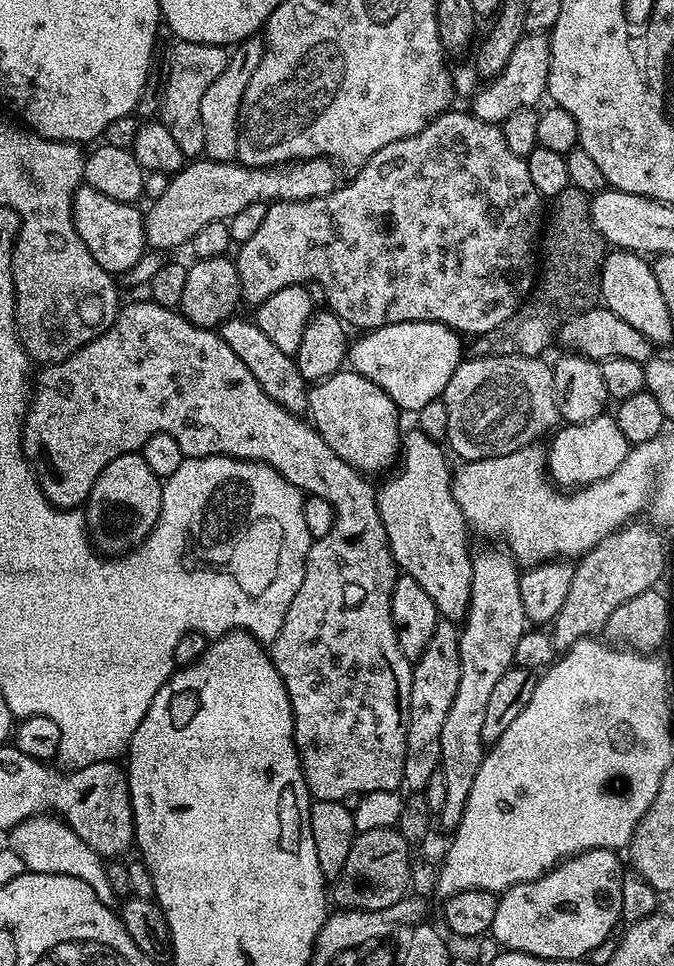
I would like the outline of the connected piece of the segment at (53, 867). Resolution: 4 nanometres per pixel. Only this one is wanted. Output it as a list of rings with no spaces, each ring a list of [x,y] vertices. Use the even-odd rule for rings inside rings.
[[[33,814],[29,820],[23,820],[7,833],[7,847],[11,848],[18,858],[22,858],[25,869],[38,874],[66,874],[70,878],[78,878],[78,882],[86,882],[94,894],[104,904],[109,906],[117,903],[118,897],[110,890],[110,882],[106,882],[105,861],[82,838],[74,834],[69,824],[65,824],[59,815],[40,816]]]

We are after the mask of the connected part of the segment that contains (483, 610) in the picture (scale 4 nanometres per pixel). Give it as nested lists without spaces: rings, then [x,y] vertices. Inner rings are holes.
[[[488,546],[480,553],[472,556],[472,589],[470,590],[470,606],[468,614],[462,621],[460,634],[460,665],[462,674],[458,678],[458,694],[454,694],[454,702],[450,702],[450,714],[446,714],[446,722],[442,725],[442,754],[440,755],[440,771],[446,778],[446,802],[438,813],[438,824],[454,830],[466,810],[466,798],[470,798],[470,786],[474,786],[474,777],[478,775],[478,766],[484,761],[486,745],[482,738],[482,722],[486,719],[486,701],[494,690],[494,685],[506,670],[513,667],[514,650],[518,647],[518,638],[526,630],[524,611],[522,610],[522,594],[520,593],[521,569],[507,551],[496,546]]]

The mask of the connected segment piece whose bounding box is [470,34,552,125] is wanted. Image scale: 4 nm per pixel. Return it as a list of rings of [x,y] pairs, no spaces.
[[[525,34],[518,46],[510,53],[510,62],[494,79],[487,81],[476,92],[470,111],[473,116],[482,118],[482,122],[501,125],[523,108],[536,108],[539,100],[545,99],[548,90],[548,75],[550,74],[550,39],[544,34]]]

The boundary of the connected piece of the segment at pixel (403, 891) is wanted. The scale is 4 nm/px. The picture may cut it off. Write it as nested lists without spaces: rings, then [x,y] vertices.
[[[396,828],[366,830],[359,833],[350,846],[346,866],[334,878],[330,888],[330,900],[341,909],[386,910],[409,895],[412,882],[413,861],[408,860],[410,845]]]

